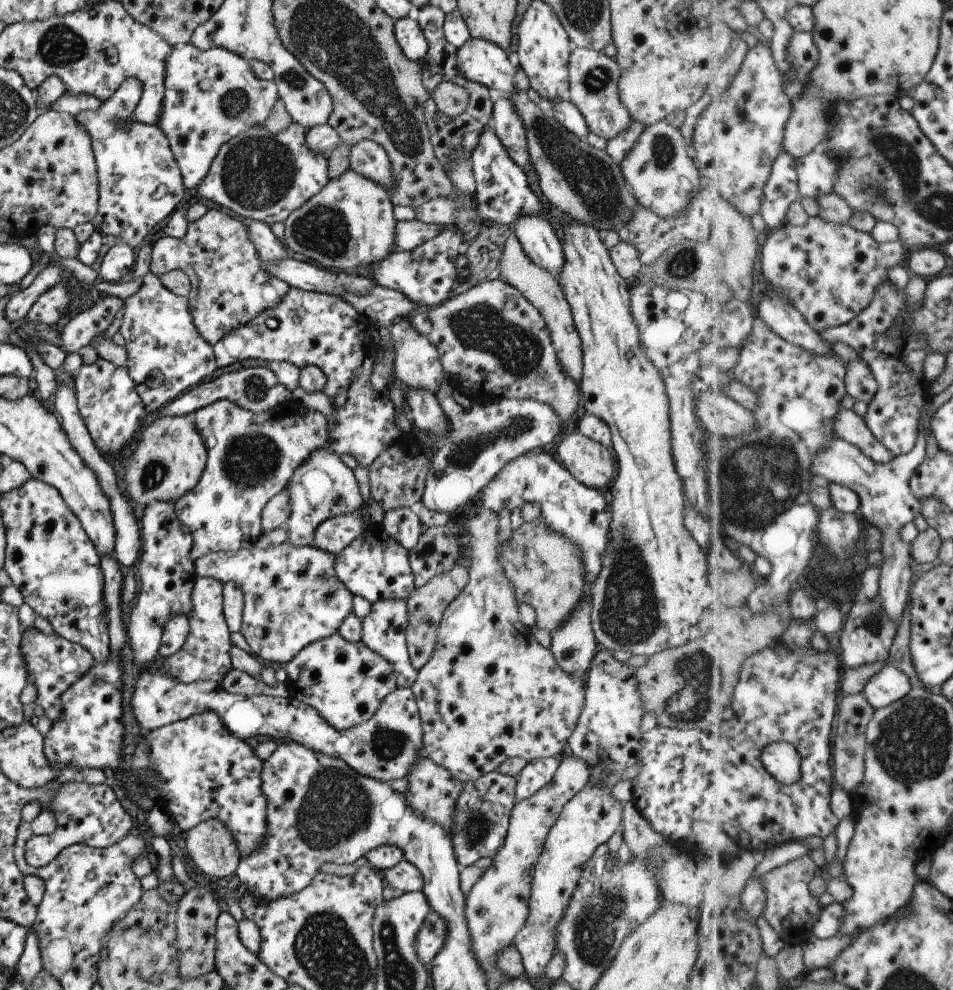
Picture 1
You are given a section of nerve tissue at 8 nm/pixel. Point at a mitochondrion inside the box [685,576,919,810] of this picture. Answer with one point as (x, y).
(873, 623)

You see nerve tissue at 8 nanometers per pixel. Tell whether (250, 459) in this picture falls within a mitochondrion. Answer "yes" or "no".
yes

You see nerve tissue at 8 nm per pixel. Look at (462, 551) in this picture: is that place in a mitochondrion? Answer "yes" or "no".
no

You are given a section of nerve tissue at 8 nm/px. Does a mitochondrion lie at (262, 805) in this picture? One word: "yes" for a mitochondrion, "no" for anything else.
no

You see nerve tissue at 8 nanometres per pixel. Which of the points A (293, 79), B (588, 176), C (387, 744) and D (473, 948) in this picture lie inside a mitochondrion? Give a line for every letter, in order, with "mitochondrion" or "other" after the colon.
A: mitochondrion
B: mitochondrion
C: mitochondrion
D: other

